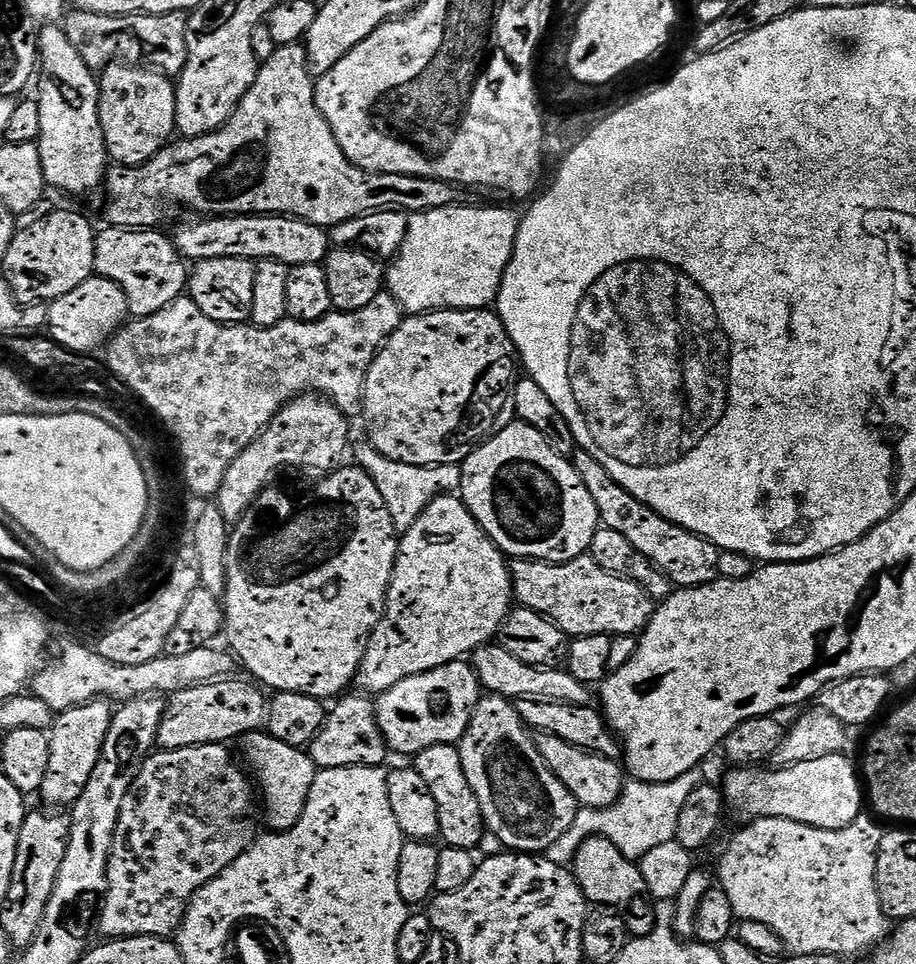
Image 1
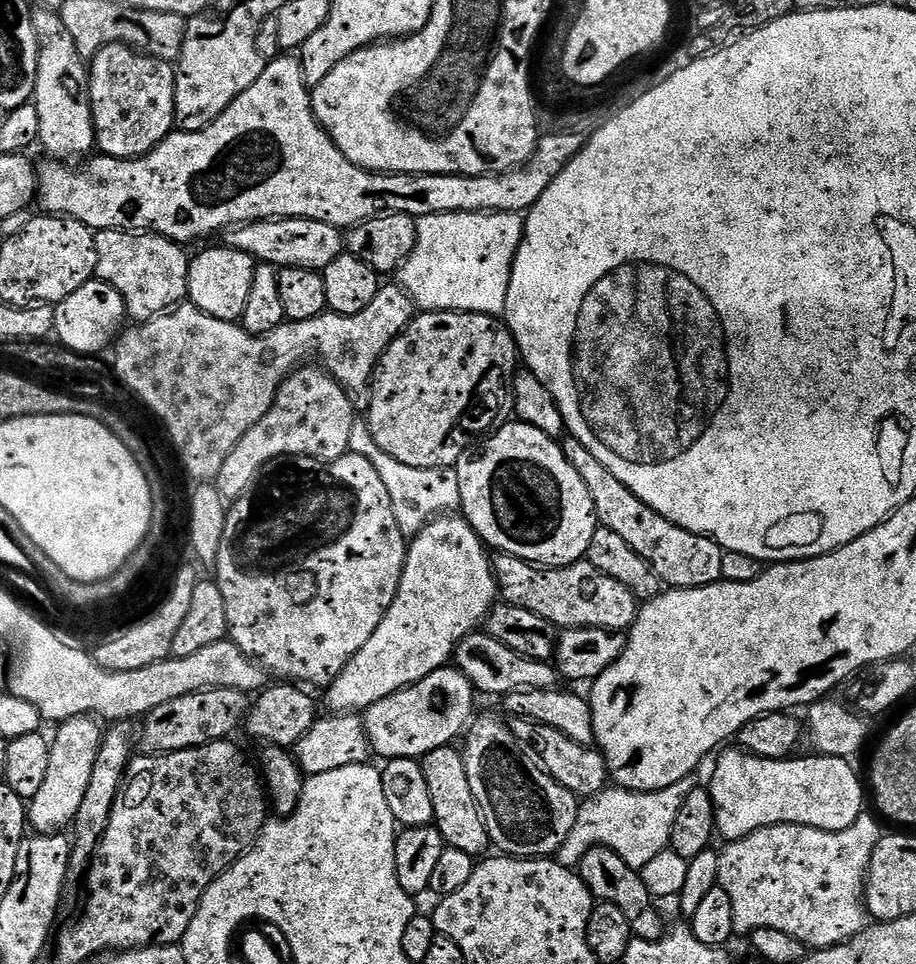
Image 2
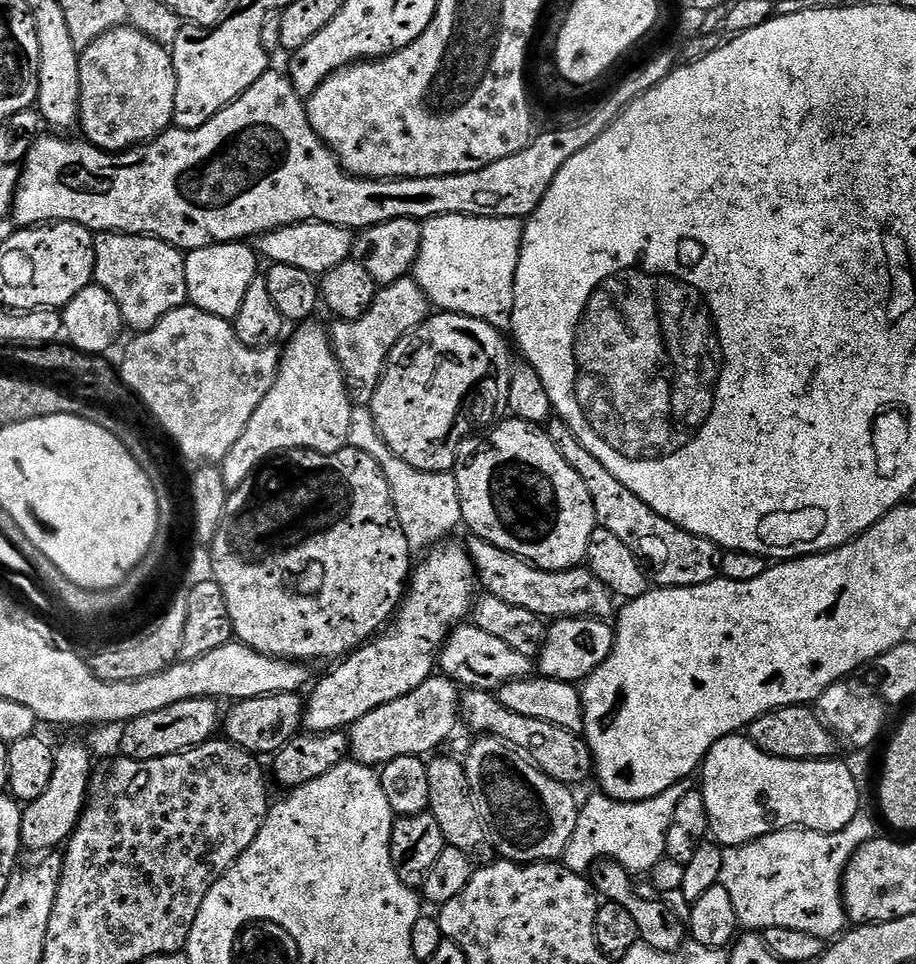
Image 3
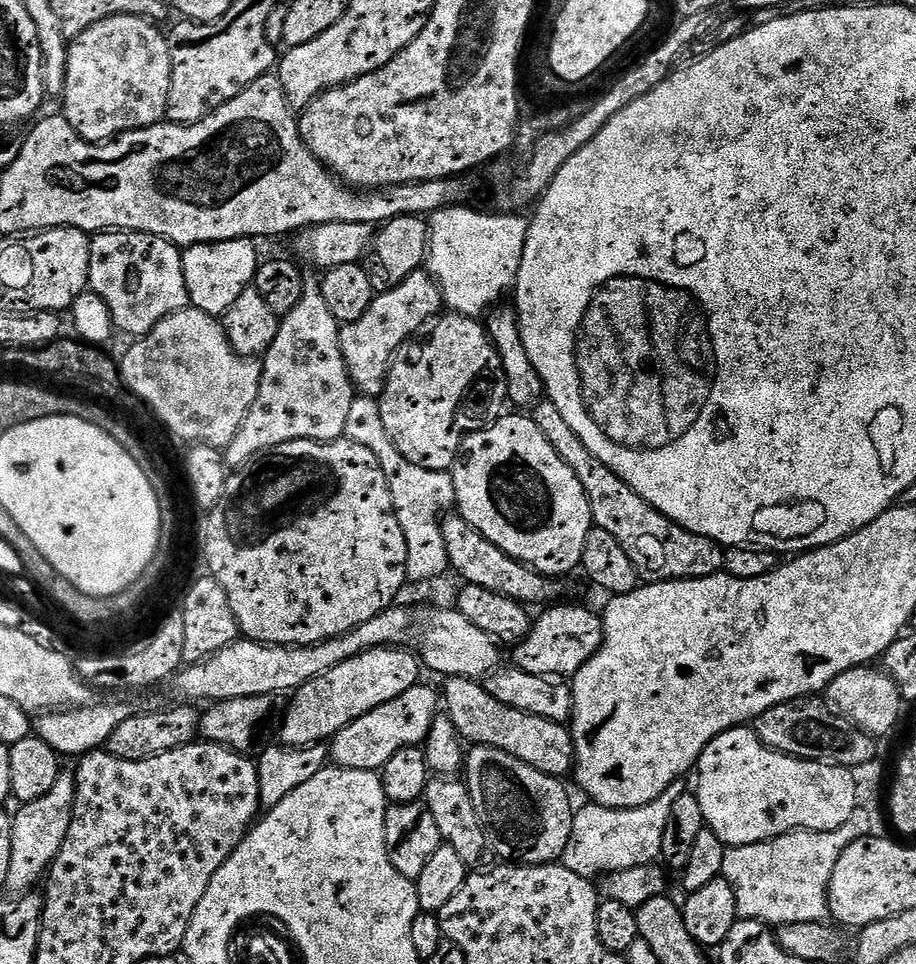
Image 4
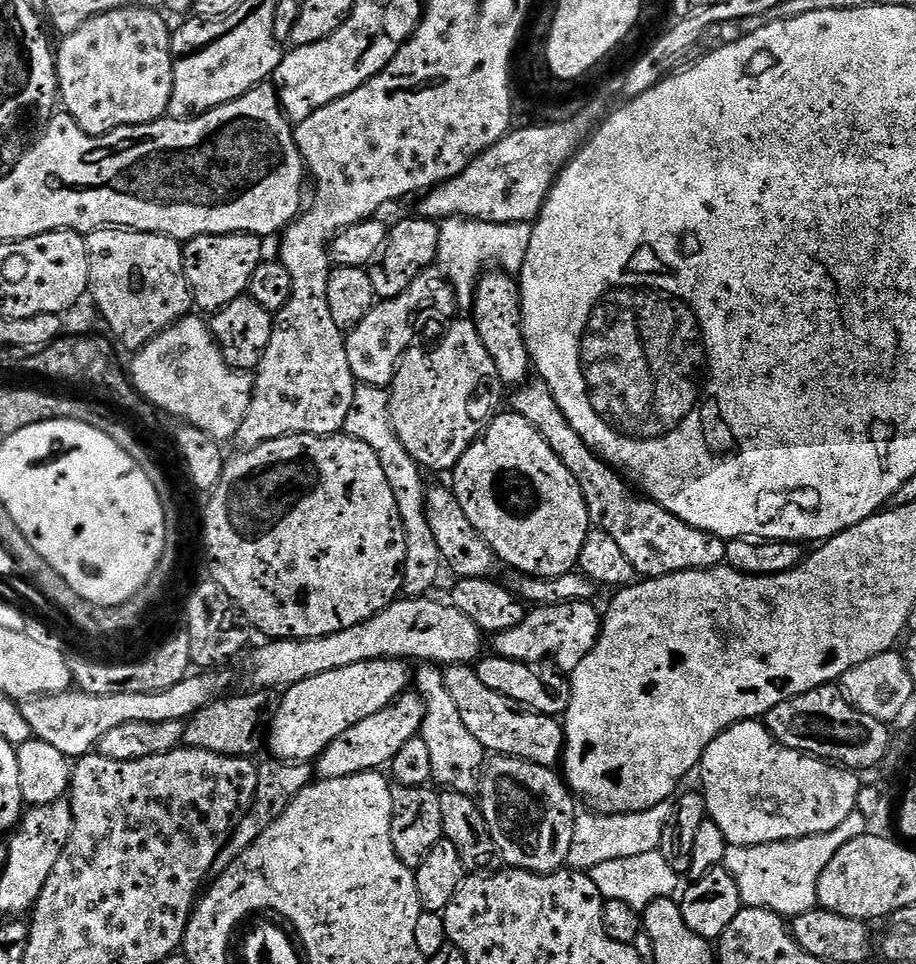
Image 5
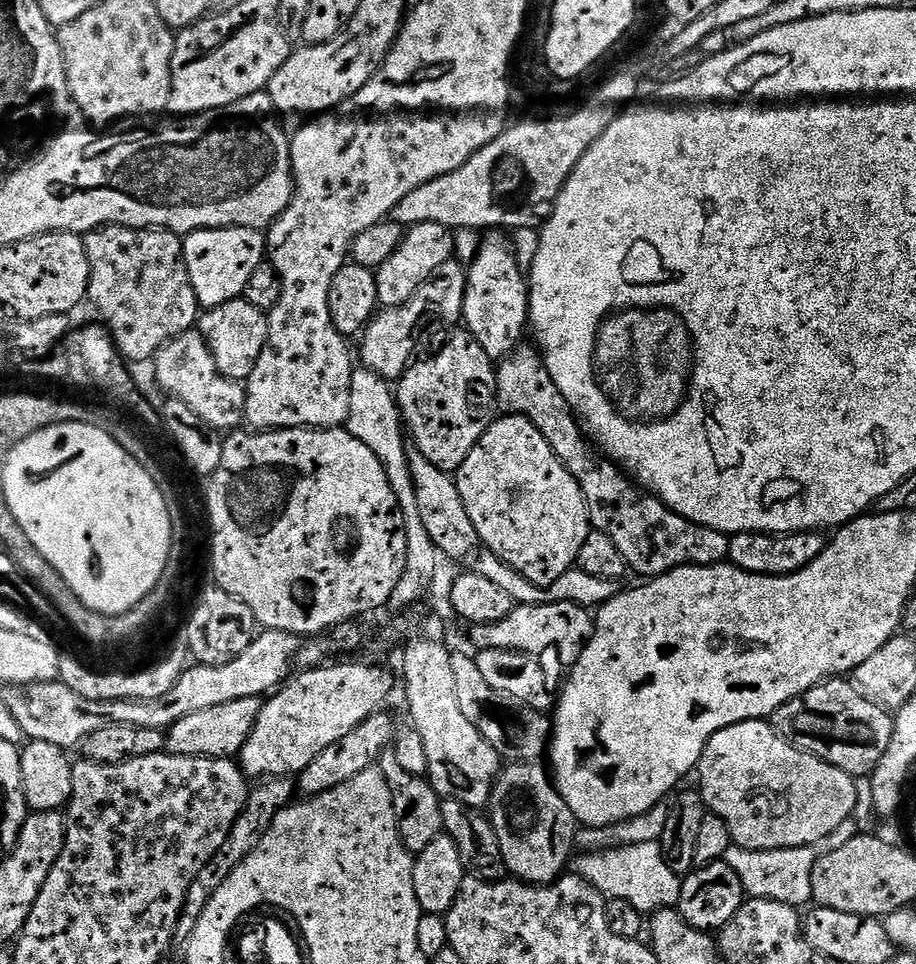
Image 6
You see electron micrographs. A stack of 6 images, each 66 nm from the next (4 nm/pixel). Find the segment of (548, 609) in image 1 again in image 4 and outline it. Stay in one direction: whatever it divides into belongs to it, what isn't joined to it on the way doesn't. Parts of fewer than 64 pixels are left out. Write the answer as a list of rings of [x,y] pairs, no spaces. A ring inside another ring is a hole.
[[[459,514],[445,515],[442,520],[443,537],[446,538],[446,554],[449,569],[461,576],[464,584],[483,586],[486,590],[494,590],[506,598],[514,598],[519,604],[533,606],[548,606],[559,601],[560,588],[555,579],[544,576],[541,572],[534,572],[527,564],[520,564],[510,554],[498,550],[494,542],[490,542],[478,530],[474,530]]]

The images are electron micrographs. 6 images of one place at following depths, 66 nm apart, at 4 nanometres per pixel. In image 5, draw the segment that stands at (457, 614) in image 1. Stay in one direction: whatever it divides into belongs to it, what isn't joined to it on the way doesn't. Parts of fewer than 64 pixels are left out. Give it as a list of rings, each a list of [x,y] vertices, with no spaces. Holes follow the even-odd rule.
[[[371,660],[370,662],[358,662],[354,666],[342,666],[342,670],[330,670],[330,674],[318,674],[314,678],[306,678],[306,682],[298,682],[291,685],[283,693],[280,705],[275,705],[270,716],[270,727],[266,732],[266,748],[277,760],[291,760],[293,762],[312,762],[321,756],[338,738],[350,730],[362,718],[370,718],[370,714],[378,714],[378,710],[387,708],[389,704],[400,699],[410,688],[410,668],[402,660]]]

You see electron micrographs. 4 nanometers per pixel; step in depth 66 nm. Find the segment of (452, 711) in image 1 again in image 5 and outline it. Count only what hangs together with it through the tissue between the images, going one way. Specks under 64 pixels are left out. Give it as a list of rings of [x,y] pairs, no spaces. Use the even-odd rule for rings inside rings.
[[[409,690],[400,699],[389,704],[387,708],[378,710],[378,714],[370,714],[370,718],[362,718],[350,730],[338,734],[330,746],[314,761],[314,772],[319,779],[346,778],[359,772],[375,772],[391,765],[394,754],[410,742],[410,738],[420,735],[420,727],[424,721],[424,699],[415,691]]]

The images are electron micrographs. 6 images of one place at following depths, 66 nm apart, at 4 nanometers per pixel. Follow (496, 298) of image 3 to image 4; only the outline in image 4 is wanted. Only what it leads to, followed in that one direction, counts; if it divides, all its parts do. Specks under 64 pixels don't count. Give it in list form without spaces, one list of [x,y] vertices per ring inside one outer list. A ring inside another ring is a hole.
[[[457,206],[432,213],[426,268],[436,279],[444,303],[453,313],[480,318],[515,289],[530,220],[524,214],[493,214],[474,209]]]

